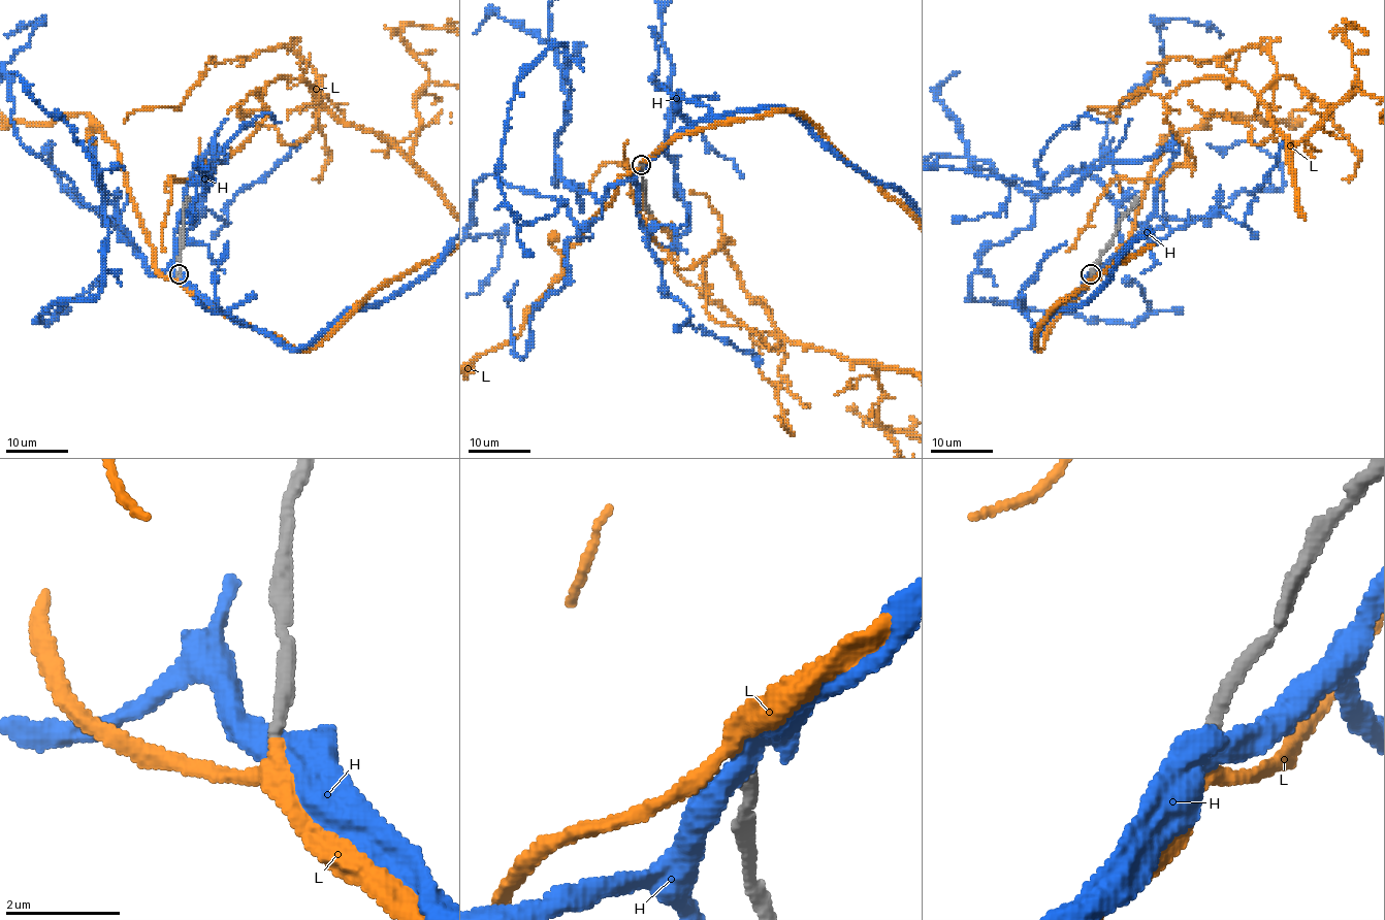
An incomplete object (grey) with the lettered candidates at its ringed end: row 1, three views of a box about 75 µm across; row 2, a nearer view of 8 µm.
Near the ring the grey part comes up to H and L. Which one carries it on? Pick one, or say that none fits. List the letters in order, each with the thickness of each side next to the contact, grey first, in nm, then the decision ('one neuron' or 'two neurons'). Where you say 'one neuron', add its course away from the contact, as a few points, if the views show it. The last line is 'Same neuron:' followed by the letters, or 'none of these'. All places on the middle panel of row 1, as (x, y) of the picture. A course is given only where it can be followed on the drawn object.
H: 240/460 nm | two neurons
L: 240/260 nm | one neuron
Same neuron: L

